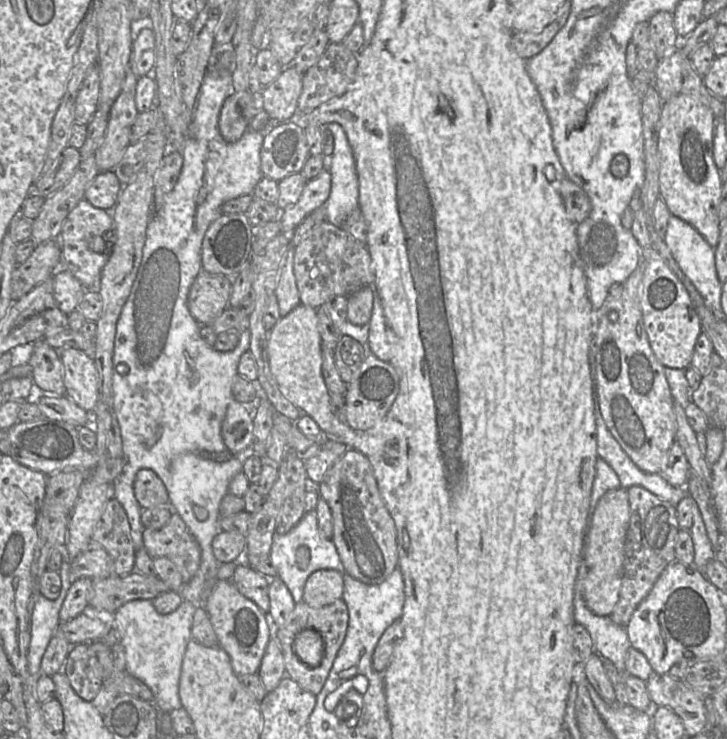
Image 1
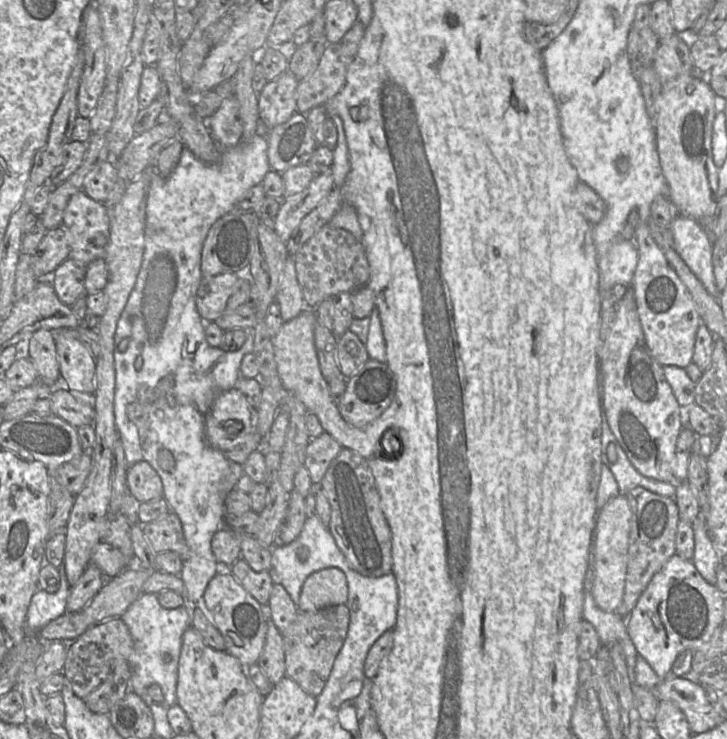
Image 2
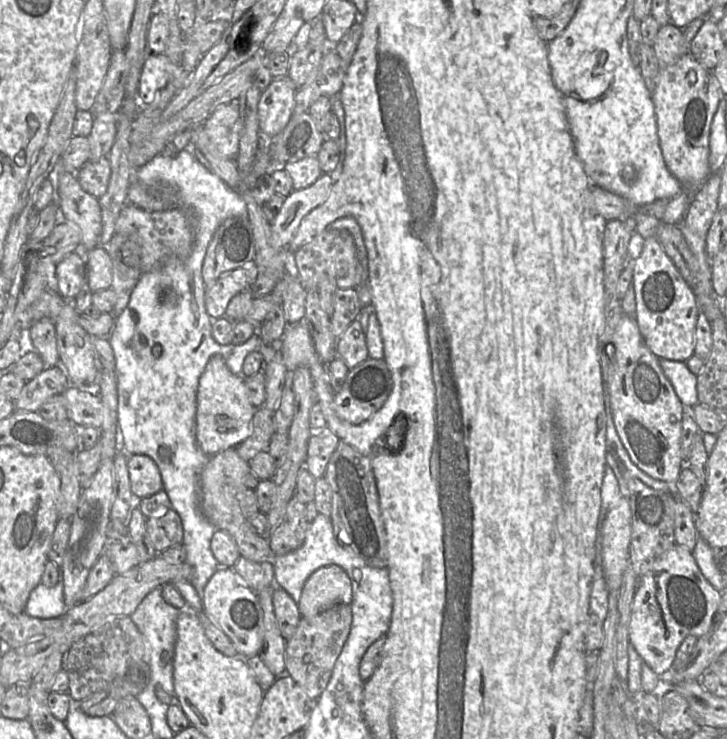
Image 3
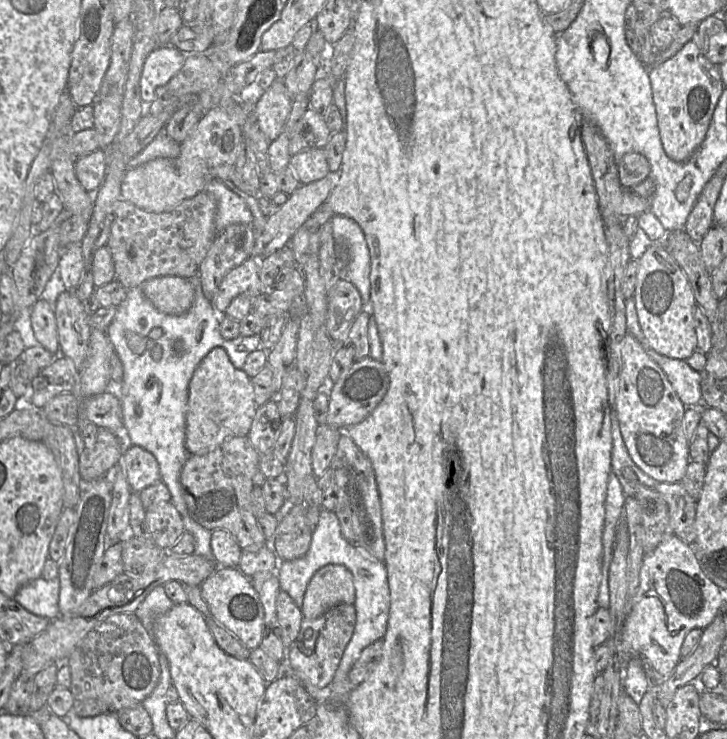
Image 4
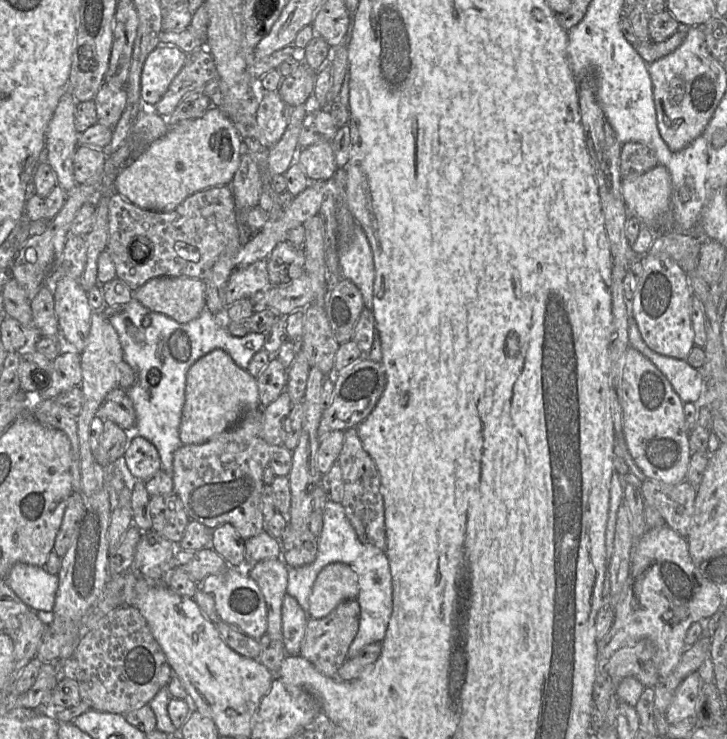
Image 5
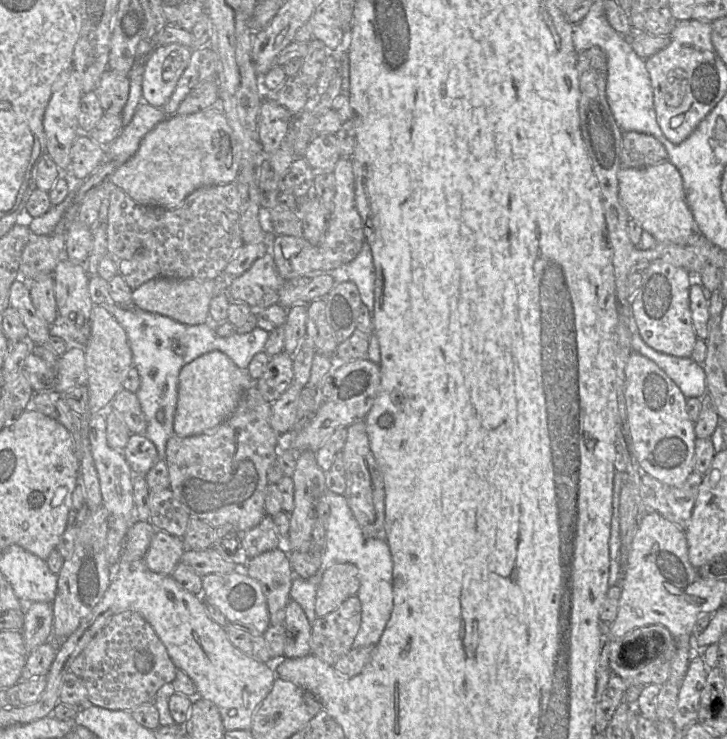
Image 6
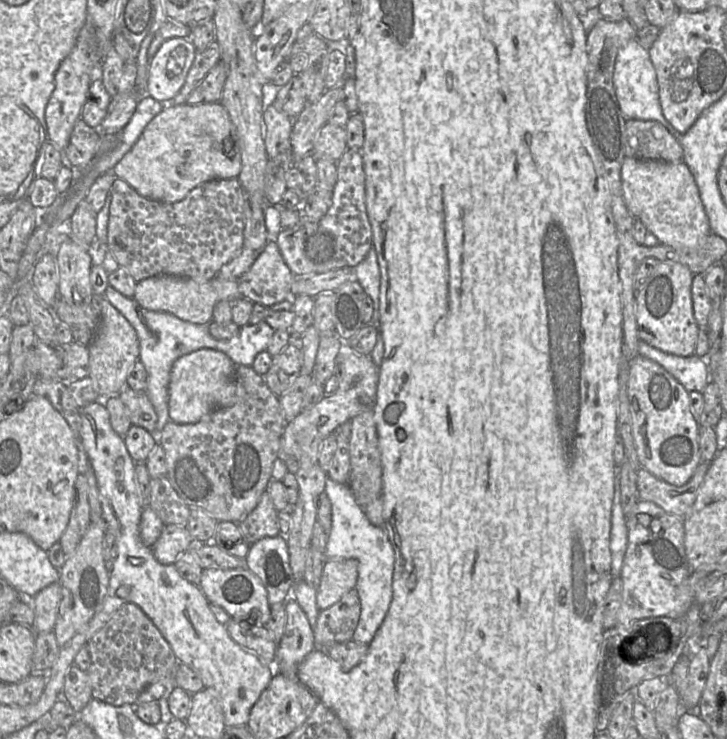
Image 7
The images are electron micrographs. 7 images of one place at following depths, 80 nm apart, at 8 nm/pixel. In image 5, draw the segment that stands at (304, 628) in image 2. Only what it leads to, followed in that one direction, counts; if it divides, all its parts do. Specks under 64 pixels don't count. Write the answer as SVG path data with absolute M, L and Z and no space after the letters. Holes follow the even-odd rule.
M357 599L346 600L323 618L309 618L300 646L300 656L307 659L320 673L339 678L338 669L347 659L351 643L359 629L360 606Z

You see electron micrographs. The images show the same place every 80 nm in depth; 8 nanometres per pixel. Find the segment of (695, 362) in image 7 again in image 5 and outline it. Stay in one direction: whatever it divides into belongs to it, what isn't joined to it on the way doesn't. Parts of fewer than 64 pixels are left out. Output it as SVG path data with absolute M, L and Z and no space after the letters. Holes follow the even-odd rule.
M629 301L629 347L638 350L642 355L648 358L668 379L673 389L678 394L683 403L692 402L695 404L702 403L704 392L704 381L702 370L693 368L687 360L676 359L669 356L664 356L651 350L641 338L637 324L633 321L630 315L630 301Z

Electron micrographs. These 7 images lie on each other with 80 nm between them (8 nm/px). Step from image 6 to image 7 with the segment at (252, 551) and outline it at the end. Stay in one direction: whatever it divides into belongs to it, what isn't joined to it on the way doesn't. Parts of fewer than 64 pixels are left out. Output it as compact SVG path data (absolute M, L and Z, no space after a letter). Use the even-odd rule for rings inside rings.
M267 491L262 494L255 509L239 523L239 528L250 545L280 534L278 511Z

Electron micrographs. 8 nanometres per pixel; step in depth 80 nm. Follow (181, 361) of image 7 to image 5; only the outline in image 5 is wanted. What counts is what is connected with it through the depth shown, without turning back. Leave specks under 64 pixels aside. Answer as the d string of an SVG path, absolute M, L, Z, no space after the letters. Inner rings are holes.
M216 348L198 359L187 372L180 440L183 445L202 444L236 425L245 413L259 406L256 378L238 367L227 352Z

